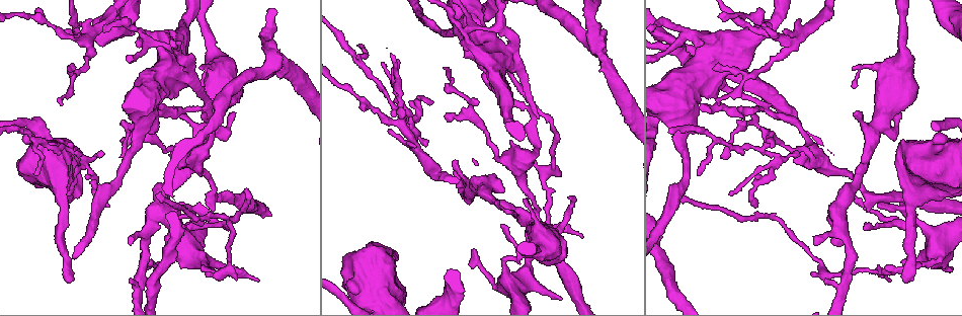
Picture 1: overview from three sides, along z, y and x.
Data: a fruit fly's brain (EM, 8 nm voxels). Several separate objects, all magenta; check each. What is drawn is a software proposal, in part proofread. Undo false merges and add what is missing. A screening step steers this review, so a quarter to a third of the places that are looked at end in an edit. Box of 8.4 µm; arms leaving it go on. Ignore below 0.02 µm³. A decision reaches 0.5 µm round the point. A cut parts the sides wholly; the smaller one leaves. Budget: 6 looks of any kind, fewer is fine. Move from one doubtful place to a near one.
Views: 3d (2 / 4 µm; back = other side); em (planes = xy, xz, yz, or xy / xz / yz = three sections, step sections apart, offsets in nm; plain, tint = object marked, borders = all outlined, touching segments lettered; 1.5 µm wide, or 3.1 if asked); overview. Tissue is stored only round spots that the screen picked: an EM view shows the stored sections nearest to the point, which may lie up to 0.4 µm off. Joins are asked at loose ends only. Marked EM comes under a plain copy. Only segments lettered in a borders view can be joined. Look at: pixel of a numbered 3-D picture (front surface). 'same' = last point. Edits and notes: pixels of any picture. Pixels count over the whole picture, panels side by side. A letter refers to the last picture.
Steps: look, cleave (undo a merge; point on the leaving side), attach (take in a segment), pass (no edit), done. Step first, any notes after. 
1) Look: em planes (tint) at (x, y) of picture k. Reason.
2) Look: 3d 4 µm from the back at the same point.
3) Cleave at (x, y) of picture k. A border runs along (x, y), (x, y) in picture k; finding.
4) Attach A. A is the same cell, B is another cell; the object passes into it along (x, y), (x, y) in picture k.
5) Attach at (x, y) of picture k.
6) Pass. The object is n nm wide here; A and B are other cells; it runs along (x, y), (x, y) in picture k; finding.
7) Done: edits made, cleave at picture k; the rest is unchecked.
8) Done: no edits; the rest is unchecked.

Look: em xy step 8 (tint) at (515, 261) of picture 1. Abrupt turn.

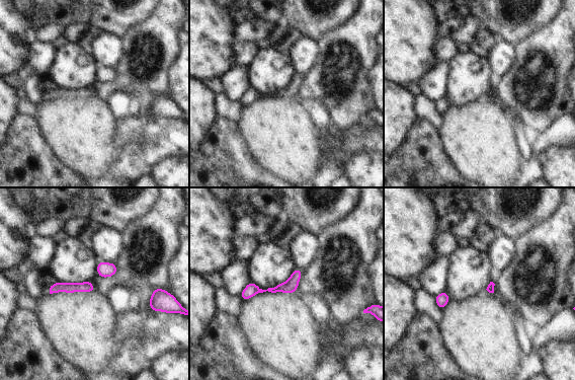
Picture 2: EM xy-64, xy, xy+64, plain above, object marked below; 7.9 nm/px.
Look: em xy step 8 (borders) at the same point.

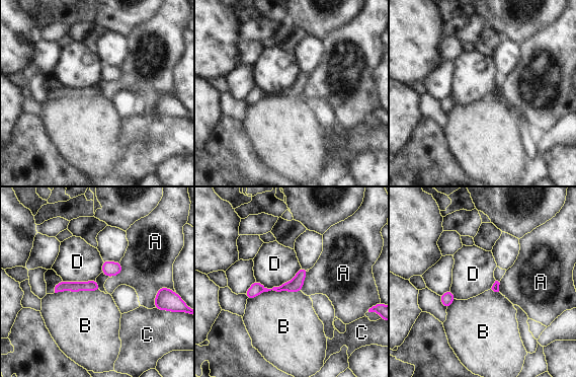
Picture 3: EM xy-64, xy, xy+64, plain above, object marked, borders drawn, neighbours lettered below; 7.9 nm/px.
Pass. The object is 60 nm wide here; A, B, C and D are other cells; it runs along (304, 272), (291, 286), (248, 295) in picture 3; continuous, no second neuron.

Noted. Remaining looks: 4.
Look: em planes (borders) at (425, 146) of picture 1. Free end.

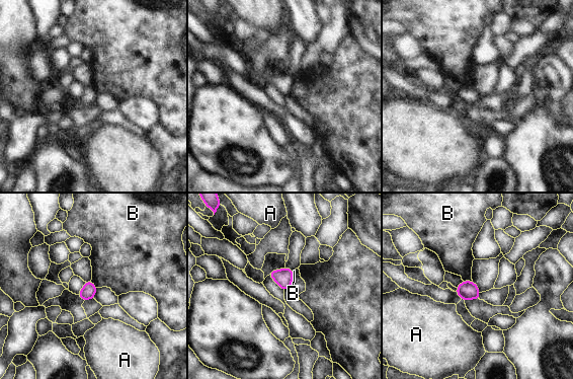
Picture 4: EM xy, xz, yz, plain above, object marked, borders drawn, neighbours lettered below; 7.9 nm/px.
Pass. A and B are other cells; a border runs along (463, 280), (472, 281) in picture 4; no lettered segment goes on from it.

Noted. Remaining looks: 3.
Look: em planes (borders) at (813, 244) of picture 1. Branch stops here.

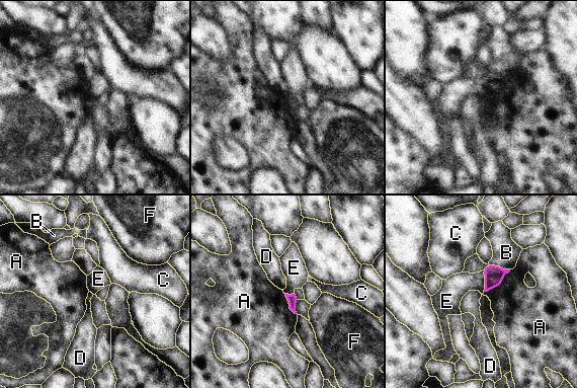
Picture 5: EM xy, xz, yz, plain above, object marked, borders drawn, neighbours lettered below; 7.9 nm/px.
Attach E. E is the same cell, A, B, C, D and F are other cells; it goes on there.

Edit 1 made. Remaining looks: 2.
Done: edits made, attach at picture 5; the rest is unchecked.

